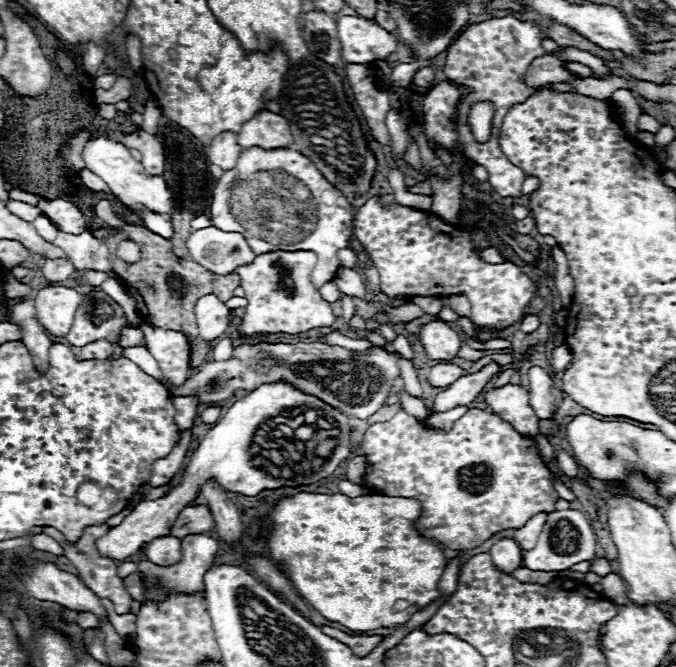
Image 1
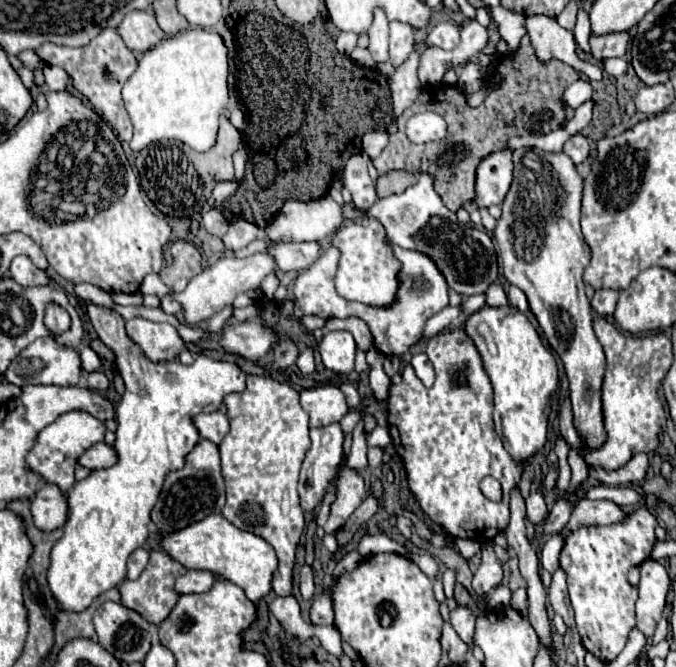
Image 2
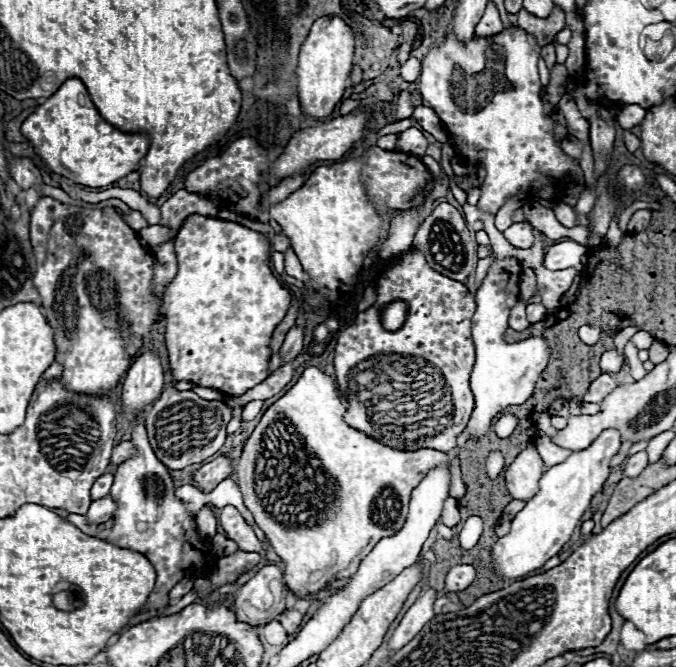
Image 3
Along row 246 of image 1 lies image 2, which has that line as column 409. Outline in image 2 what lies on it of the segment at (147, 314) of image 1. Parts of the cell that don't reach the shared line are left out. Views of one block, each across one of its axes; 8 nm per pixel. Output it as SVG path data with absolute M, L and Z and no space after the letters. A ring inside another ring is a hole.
M528 36L522 38L518 52L508 58L504 56L496 64L496 74L502 78L502 86L492 90L490 96L478 108L466 106L466 94L460 88L438 88L438 92L428 94L420 92L414 100L412 108L406 110L406 116L398 120L398 134L390 136L388 146L374 160L376 170L406 170L412 174L430 174L434 176L434 190L442 198L442 202L452 210L460 210L466 202L474 200L474 172L482 156L508 148L510 136L526 136L528 134L548 134L564 126L574 110L560 104L560 94L568 84L578 80L578 72L560 60L550 60L546 64L538 62ZM422 100L426 102L426 110L440 114L448 124L448 136L440 142L432 144L414 144L404 134L404 126L408 116L422 112Z

